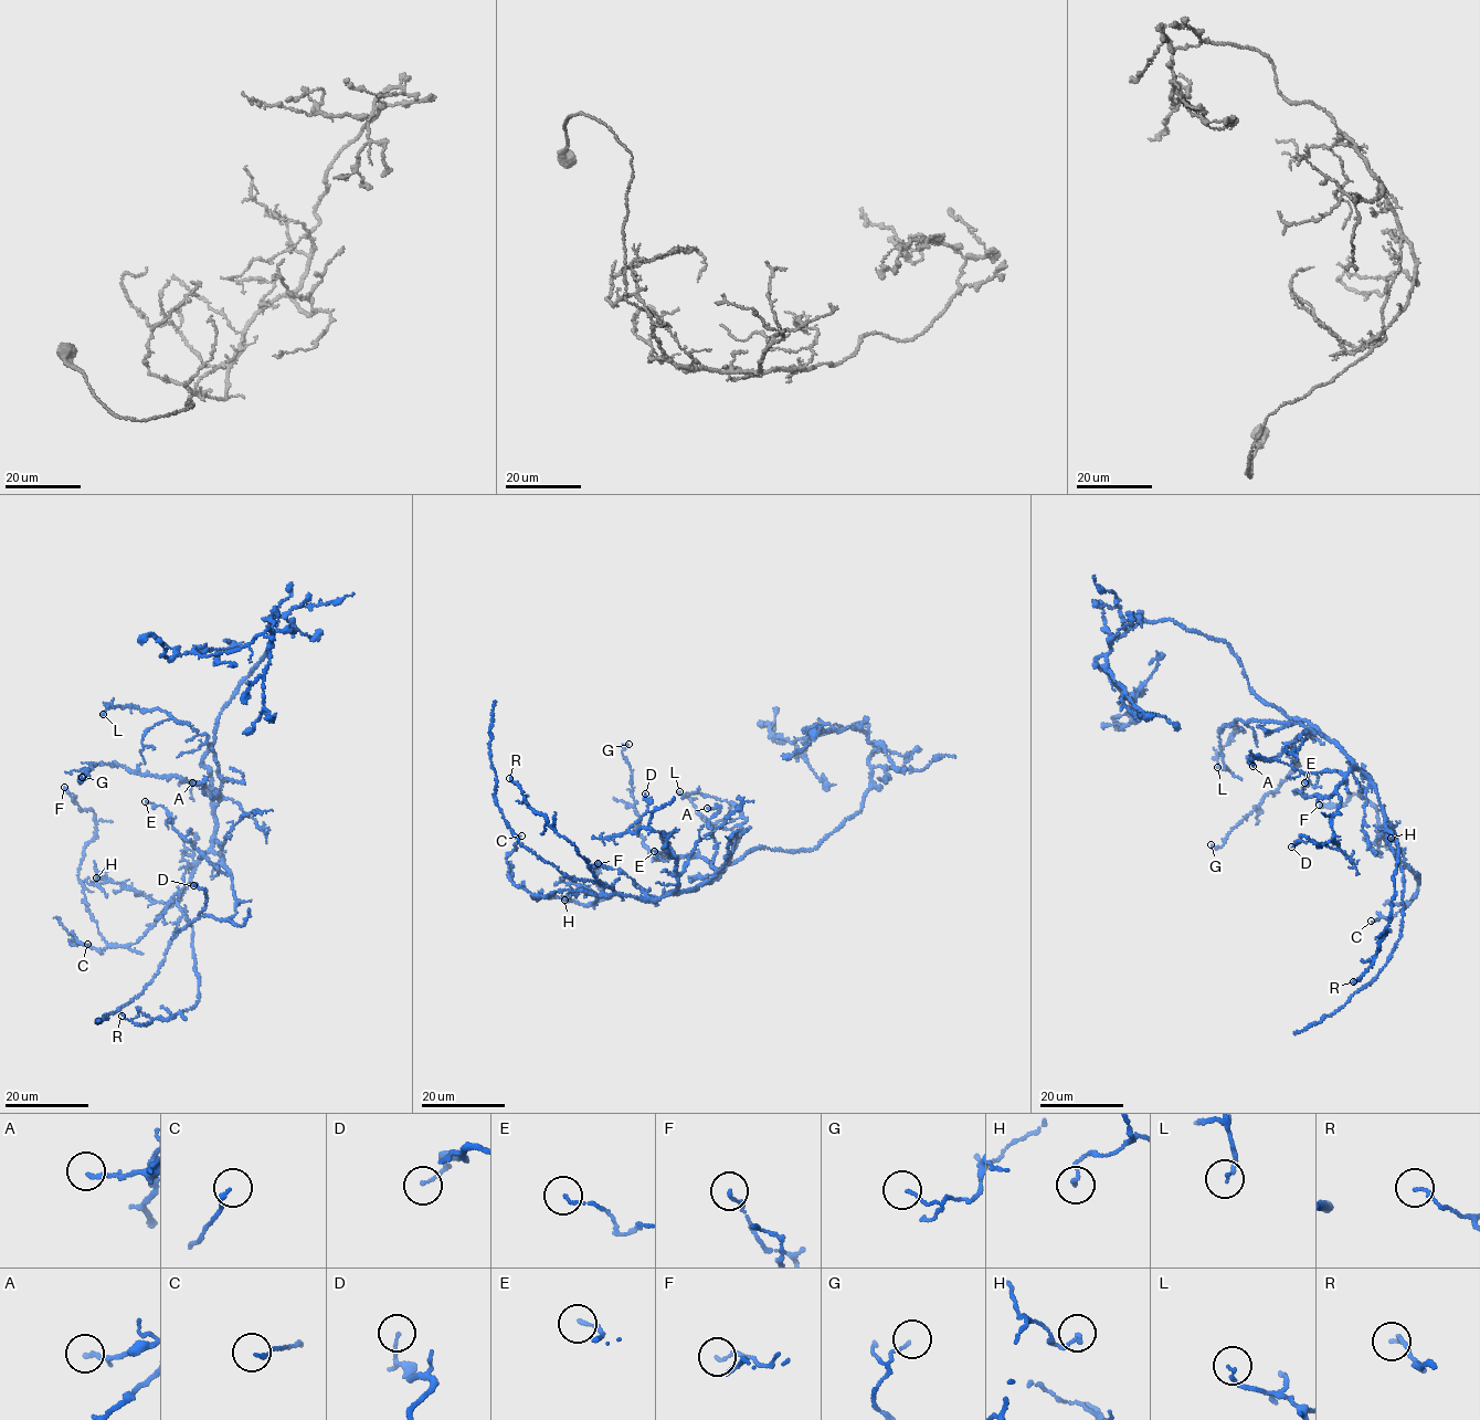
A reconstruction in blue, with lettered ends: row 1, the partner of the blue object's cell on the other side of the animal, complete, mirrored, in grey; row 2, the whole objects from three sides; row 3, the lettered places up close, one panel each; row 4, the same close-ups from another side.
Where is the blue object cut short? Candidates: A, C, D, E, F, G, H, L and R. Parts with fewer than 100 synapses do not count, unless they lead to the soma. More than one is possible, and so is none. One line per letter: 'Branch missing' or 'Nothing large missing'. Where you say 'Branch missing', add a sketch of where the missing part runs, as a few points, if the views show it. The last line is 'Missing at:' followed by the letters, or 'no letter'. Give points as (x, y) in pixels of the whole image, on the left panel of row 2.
A: Nothing large missing
C: Nothing large missing
D: Nothing large missing
E: Nothing large missing
F: Nothing large missing
G: Nothing large missing
H: Nothing large missing
L: Nothing large missing
R: Nothing large missing
Missing at: no letter

